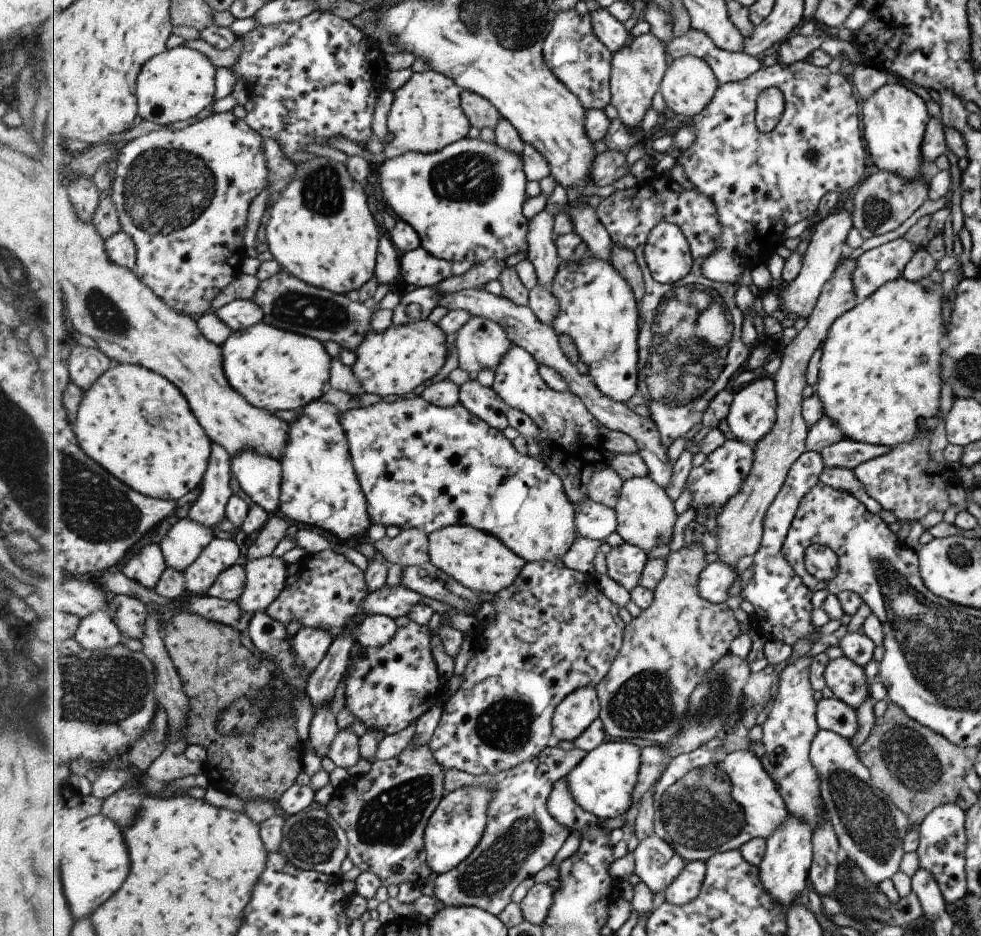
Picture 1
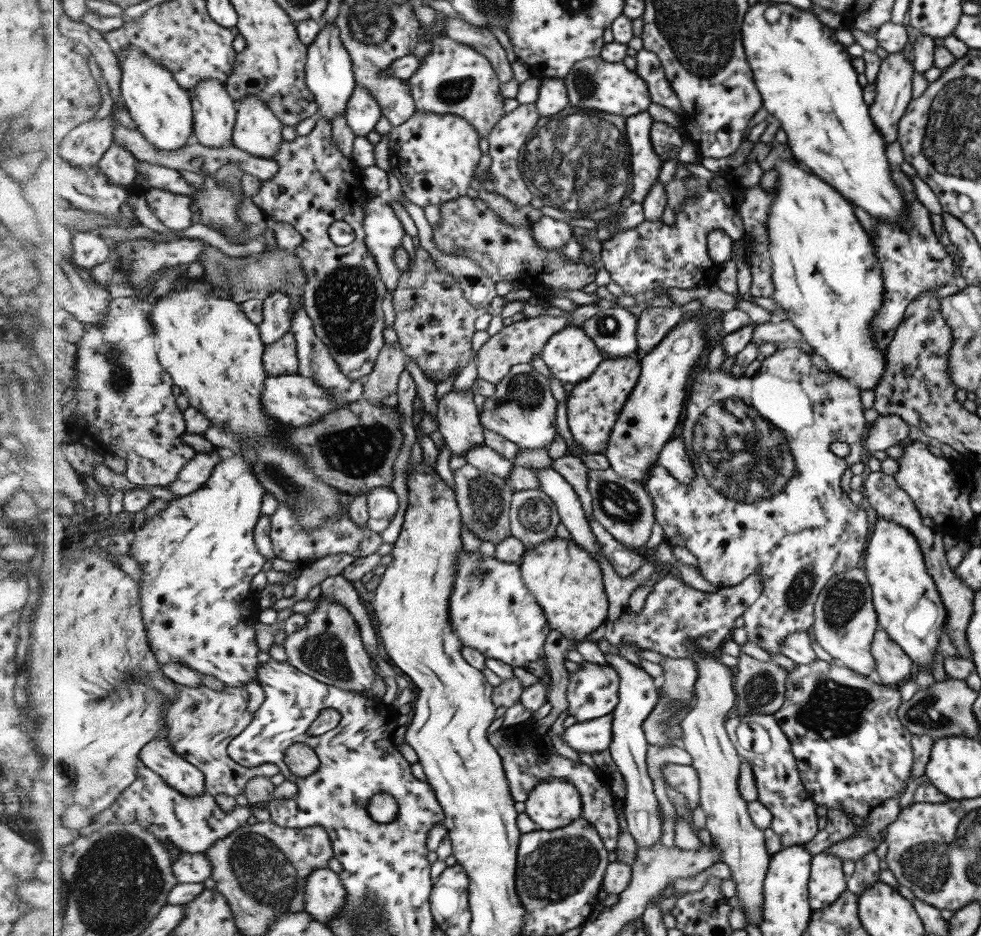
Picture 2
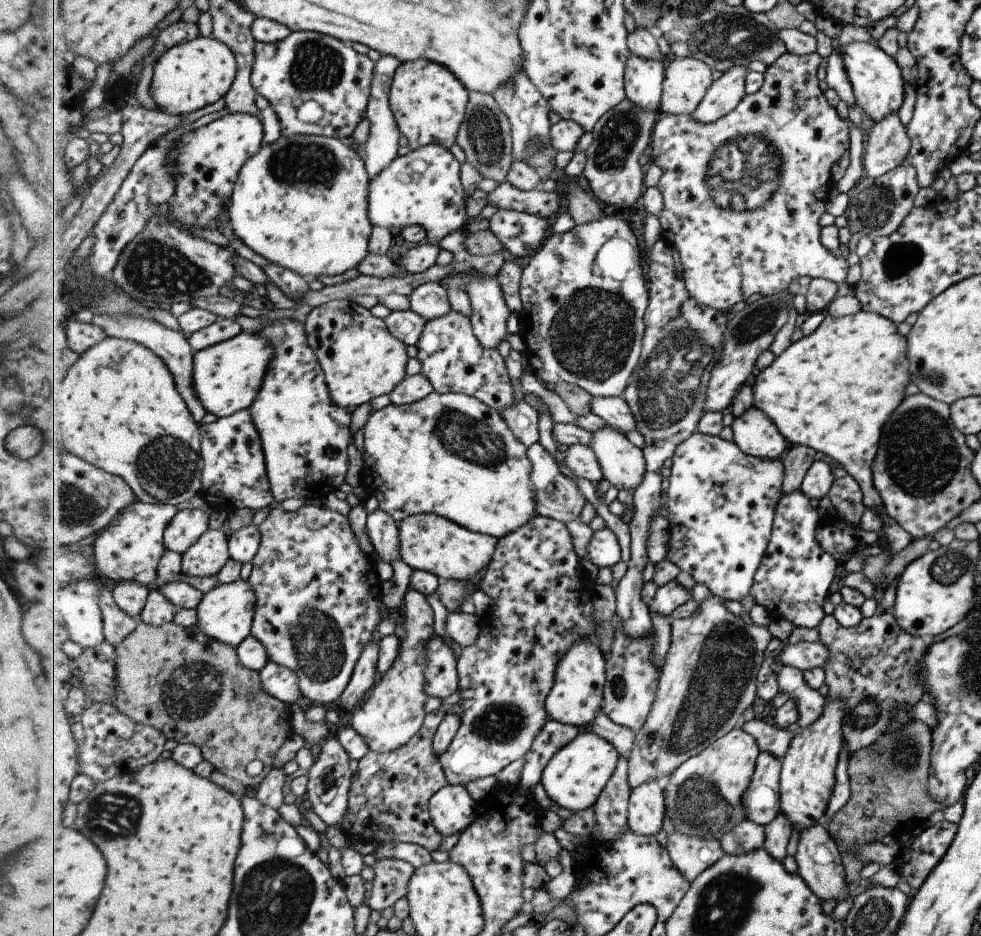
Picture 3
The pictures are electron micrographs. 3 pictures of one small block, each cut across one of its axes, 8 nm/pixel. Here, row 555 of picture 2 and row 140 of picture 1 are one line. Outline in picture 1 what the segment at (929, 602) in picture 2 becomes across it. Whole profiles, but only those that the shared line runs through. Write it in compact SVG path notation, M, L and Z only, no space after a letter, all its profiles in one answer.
M890 80L877 88L862 106L863 136L871 155L871 166L897 174L903 180L919 180L919 176L923 176L921 143L930 117L923 100L904 85Z

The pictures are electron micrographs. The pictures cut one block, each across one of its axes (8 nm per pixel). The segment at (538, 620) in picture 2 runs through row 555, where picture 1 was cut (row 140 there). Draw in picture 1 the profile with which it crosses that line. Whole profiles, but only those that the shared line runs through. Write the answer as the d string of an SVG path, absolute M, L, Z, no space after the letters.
M465 137L453 144L443 148L436 153L420 153L417 151L409 151L401 156L395 158L385 158L379 166L377 177L379 178L379 185L382 192L382 198L386 201L386 204L397 214L400 219L407 221L422 237L422 246L425 247L433 256L440 259L447 259L448 261L461 262L463 260L469 260L473 264L481 264L481 262L487 262L490 258L496 258L497 260L511 260L511 256L517 256L517 254L525 254L525 250L529 251L530 244L528 243L528 220L527 216L523 214L523 208L527 208L527 175L525 170L525 164L523 162L524 156L519 156L518 153L513 153L511 150L507 150L501 144L497 144L496 141L492 143L485 142L479 138Z

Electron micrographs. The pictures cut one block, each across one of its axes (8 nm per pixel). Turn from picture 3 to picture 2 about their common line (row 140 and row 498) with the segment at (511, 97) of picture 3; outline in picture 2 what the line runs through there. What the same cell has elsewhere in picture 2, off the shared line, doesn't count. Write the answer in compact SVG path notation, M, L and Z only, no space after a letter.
M543 489L514 491L510 519L512 535L526 548L555 538L562 523L558 506Z

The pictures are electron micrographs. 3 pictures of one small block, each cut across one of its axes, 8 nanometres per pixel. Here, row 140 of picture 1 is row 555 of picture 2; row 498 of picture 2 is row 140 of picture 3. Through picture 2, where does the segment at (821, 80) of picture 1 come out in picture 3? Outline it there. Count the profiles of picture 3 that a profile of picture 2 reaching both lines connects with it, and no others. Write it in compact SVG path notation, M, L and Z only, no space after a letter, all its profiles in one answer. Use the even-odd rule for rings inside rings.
M816 52L808 55L785 53L773 64L767 66L761 90L747 94L741 104L712 123L698 121L693 115L669 115L659 120L652 136L652 162L657 164L663 174L658 183L664 196L664 207L659 221L663 239L675 246L683 266L683 277L689 290L699 304L715 307L730 313L730 309L751 298L753 294L763 297L786 291L795 278L810 276L812 279L833 281L840 286L847 270L845 254L833 256L819 242L817 220L823 214L829 192L829 172L831 166L849 148L849 122L839 118L835 108L827 104L821 90L817 88L817 66L821 58ZM755 135L769 141L780 153L782 167L778 180L778 191L762 207L743 212L733 207L720 207L708 185L710 164L716 153L737 136Z

